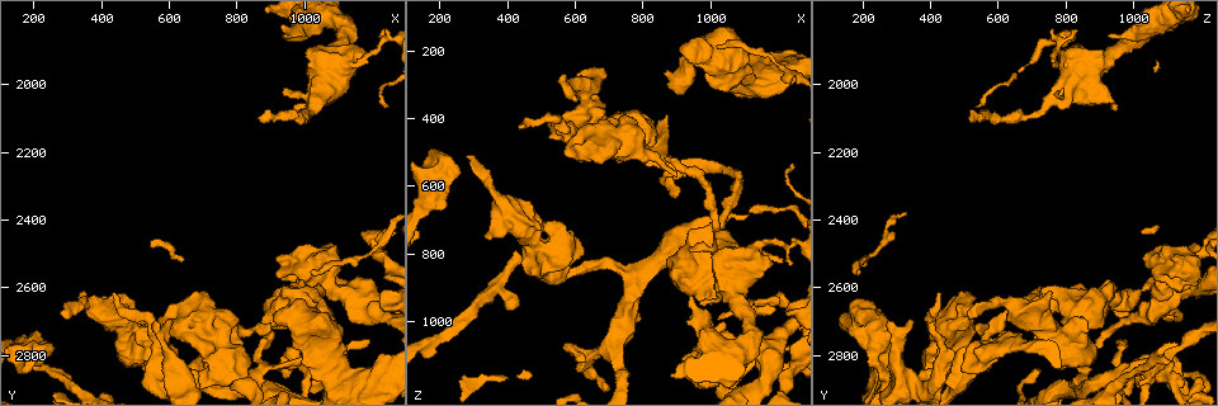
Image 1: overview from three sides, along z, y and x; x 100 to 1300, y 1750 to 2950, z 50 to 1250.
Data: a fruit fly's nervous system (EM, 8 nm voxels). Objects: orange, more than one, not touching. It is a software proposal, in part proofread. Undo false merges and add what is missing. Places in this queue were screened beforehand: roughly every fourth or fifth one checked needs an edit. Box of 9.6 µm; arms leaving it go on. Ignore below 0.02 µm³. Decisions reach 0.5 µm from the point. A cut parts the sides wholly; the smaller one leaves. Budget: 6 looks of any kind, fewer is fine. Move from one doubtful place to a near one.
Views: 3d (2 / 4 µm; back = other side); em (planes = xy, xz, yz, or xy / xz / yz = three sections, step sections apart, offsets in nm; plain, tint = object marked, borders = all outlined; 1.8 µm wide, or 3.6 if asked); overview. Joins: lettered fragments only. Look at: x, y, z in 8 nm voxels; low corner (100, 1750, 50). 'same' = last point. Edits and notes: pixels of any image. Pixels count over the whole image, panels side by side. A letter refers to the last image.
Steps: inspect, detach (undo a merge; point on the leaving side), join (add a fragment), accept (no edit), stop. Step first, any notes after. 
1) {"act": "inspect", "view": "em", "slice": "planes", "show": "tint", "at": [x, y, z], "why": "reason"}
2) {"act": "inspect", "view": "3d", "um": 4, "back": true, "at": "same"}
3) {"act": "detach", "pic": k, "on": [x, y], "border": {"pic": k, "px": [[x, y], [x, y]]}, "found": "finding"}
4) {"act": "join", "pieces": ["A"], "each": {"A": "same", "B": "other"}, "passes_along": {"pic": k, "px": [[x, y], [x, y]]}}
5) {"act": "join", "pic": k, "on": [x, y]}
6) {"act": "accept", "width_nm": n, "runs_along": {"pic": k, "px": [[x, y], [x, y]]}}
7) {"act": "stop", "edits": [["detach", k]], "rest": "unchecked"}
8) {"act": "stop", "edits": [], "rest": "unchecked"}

{"act": "inspect", "view": "3d", "um": 2, "at": [660, 2880, 400], "why": "abrupt turn"}

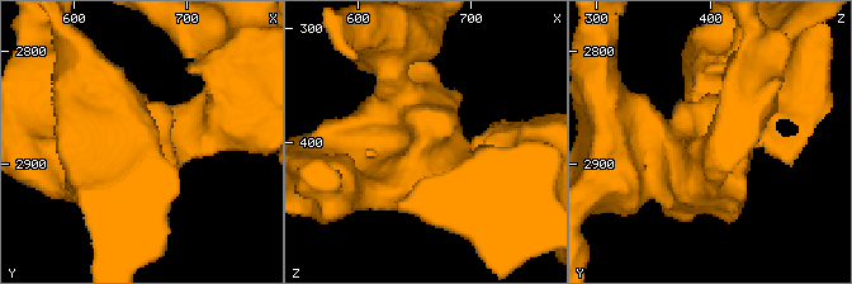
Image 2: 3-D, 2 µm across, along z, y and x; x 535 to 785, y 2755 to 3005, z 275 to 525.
{"act": "inspect", "view": "em", "slice": "planes", "show": "borders", "at": "same", "why": "now the EM"}

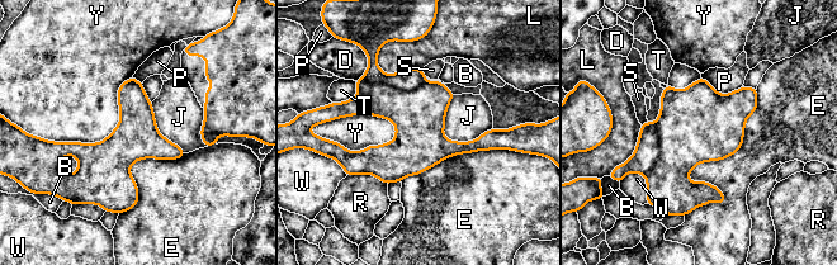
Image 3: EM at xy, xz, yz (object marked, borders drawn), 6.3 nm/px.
{"act": "accept", "width_nm": 280, "each": {"B": "other", "D": "other", "E": "other", "J": "other", "L": "other", "P": "other", "R": "other", "S": "other", "T": "other", "W": "other", "Y": "other"}, "runs_along": {"pic": 3, "px": [[345, 113], [396, 105], [438, 147], [495, 138]]}, "found": "all the same cell"}

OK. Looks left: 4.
{"act": "inspect", "view": "em", "slice": "xz", "step": 16, "show": "borders", "at": [620, 2830, 780], "why": "branch stops here"}

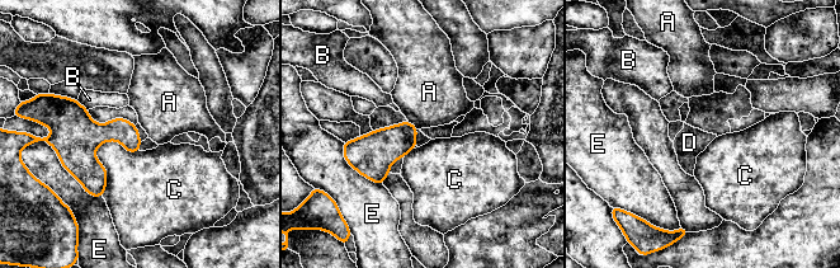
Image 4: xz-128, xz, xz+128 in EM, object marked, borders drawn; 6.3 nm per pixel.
{"act": "inspect", "view": "em", "slice": "planes", "show": "borders", "at": "same", "why": "another direction"}

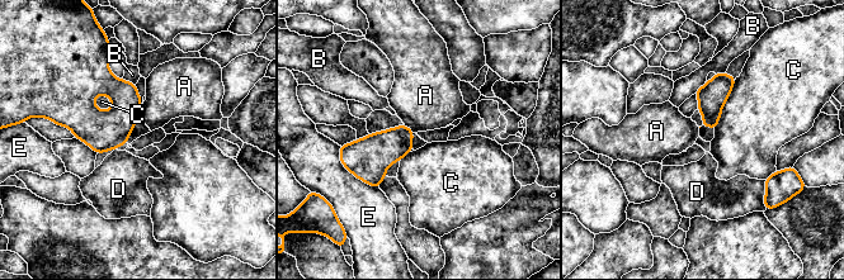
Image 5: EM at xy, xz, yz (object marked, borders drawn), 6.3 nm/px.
{"act": "accept", "each": {"A": "other", "B": "other", "C": "other", "D": "other", "E": "other"}, "border": {"pic": 5, "px": [[736, 79], [715, 129]]}, "found": "no lettered fragment goes on from it"}

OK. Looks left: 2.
{"act": "inspect", "view": "3d", "um": 2, "back": true, "at": [260, 2780, 550], "why": "stops while still wide"}

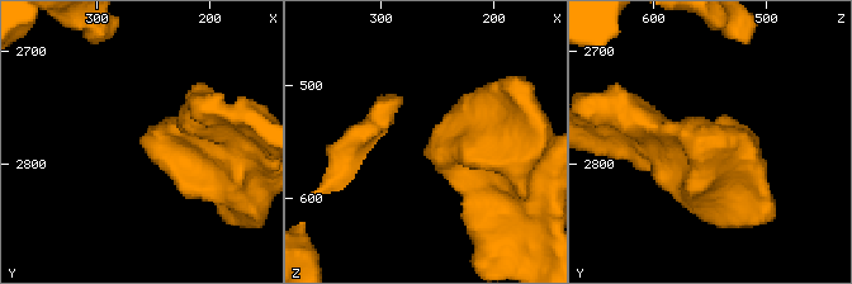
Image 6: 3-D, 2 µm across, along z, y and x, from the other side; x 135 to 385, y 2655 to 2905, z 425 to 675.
{"act": "inspect", "view": "em", "slice": "planes", "show": "borders", "at": [256, 2780, 558]}

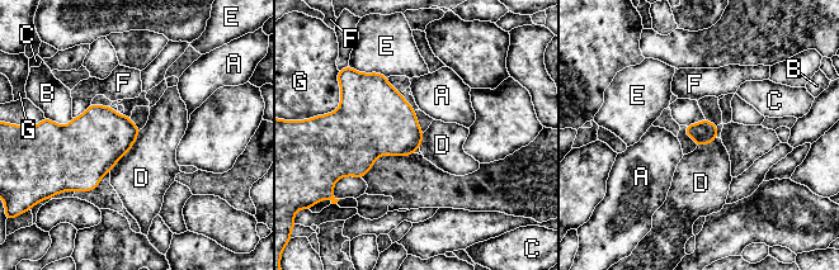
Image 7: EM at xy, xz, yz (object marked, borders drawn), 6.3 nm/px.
{"act": "accept", "each": {"A": "other", "B": "other", "C": "other", "D": "other", "E": "other", "F": "other", "G": "other"}, "border": {"pic": 7, "px": [[140, 129], [131, 148], [109, 170]]}, "found": "none of them fits"}

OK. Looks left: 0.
{"act": "stop", "edits": [], "rest": "unchecked"}

